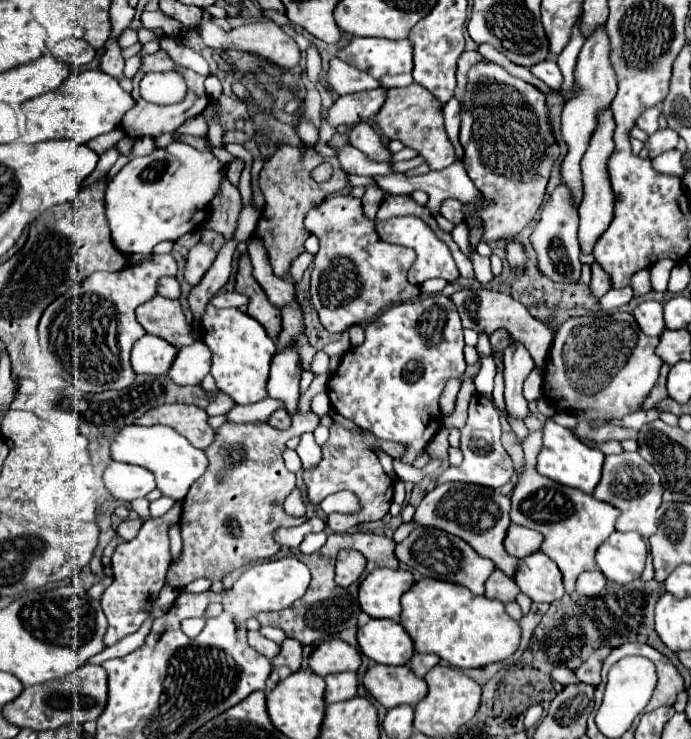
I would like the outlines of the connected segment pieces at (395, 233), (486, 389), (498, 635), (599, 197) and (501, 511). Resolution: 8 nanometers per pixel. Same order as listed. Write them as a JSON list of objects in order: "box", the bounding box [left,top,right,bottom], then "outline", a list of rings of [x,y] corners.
[{"box":[374,215,458,285],"outline":[[[404,215],[404,217],[392,217],[392,219],[374,219],[376,221],[376,233],[386,241],[386,243],[396,243],[396,245],[402,245],[402,247],[410,247],[416,251],[416,261],[414,265],[410,267],[408,271],[408,281],[412,285],[420,285],[422,281],[426,279],[432,279],[432,277],[442,277],[446,281],[454,281],[458,279],[458,269],[456,269],[456,263],[450,255],[450,249],[432,233],[432,229],[418,217],[414,215]]]},{"box":[474,353,496,395],"outline":[[[478,353],[480,357],[480,363],[484,363],[474,379],[474,385],[476,385],[476,393],[480,395],[490,395],[492,389],[494,389],[494,377],[496,377],[496,363],[492,359],[492,355],[484,355],[484,353]]]},{"box":[400,579,518,669],"outline":[[[420,579],[402,595],[400,603],[400,625],[414,641],[416,653],[434,653],[452,667],[472,669],[504,661],[518,649],[518,621],[506,615],[502,603],[478,597],[466,591],[466,587],[436,579]]]},{"box":[578,109,614,253],"outline":[[[610,109],[602,111],[602,127],[598,127],[594,141],[590,141],[590,147],[582,159],[582,177],[584,177],[584,199],[578,207],[578,217],[580,217],[580,229],[578,229],[578,241],[582,253],[592,253],[594,243],[602,231],[610,225],[610,219],[614,217],[614,193],[610,187],[608,171],[606,171],[606,161],[610,153],[614,151],[614,141],[612,141],[612,131],[614,131],[614,121],[610,119]]]},{"box":[412,483,518,577],"outline":[[[444,483],[422,499],[422,503],[414,513],[412,523],[416,527],[436,527],[464,539],[482,557],[492,559],[500,571],[512,577],[518,559],[510,557],[502,545],[506,537],[506,529],[510,525],[508,511],[510,511],[510,497],[502,495],[496,489],[482,487],[482,485],[466,485],[466,483]]]}]

